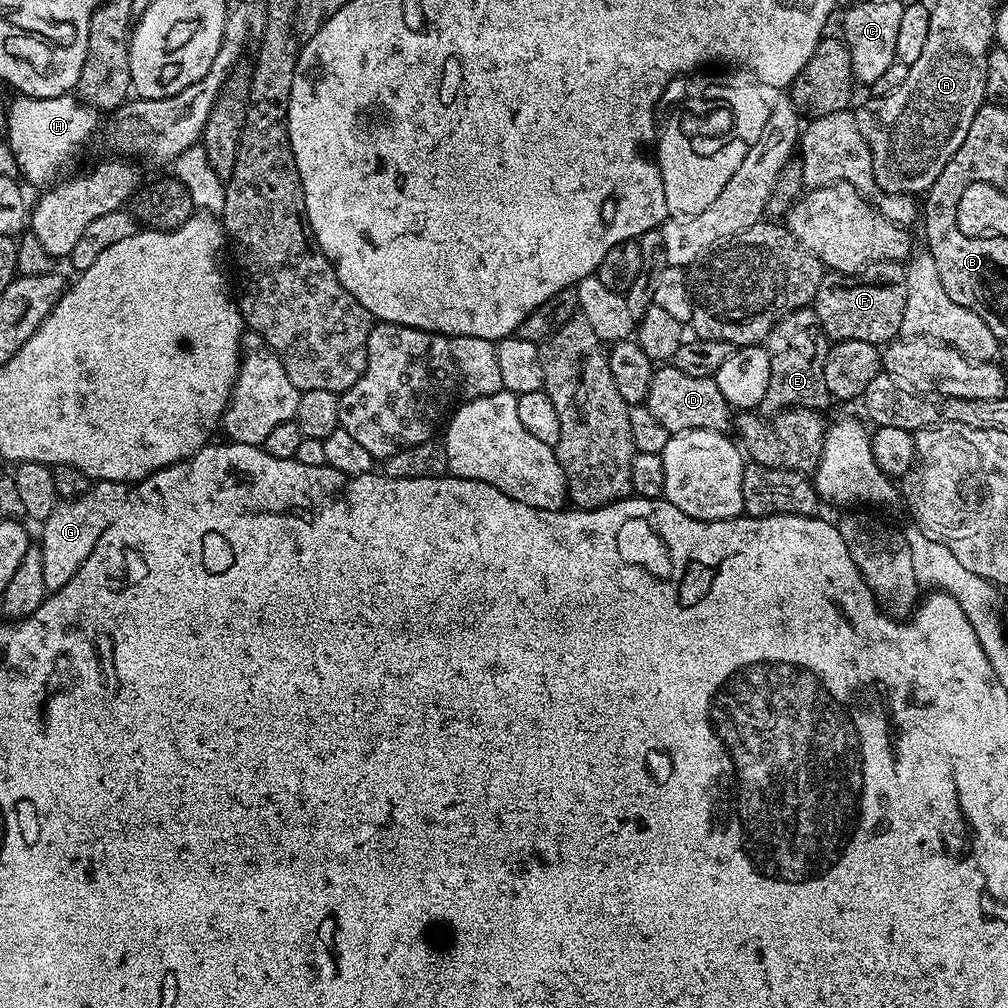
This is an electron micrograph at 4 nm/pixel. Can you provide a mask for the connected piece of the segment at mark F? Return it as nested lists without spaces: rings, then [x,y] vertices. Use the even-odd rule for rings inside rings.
[[[881,262],[869,264],[855,274],[829,271],[824,275],[816,291],[814,310],[829,341],[853,340],[884,346],[901,335],[908,286],[903,279],[896,280],[888,268]]]

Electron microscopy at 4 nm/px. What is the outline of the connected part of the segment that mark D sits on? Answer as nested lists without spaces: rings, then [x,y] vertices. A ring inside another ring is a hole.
[[[660,366],[653,371],[646,407],[670,434],[691,428],[727,433],[734,424],[734,409],[722,398],[722,390],[718,390],[712,376],[691,377],[673,366]]]

